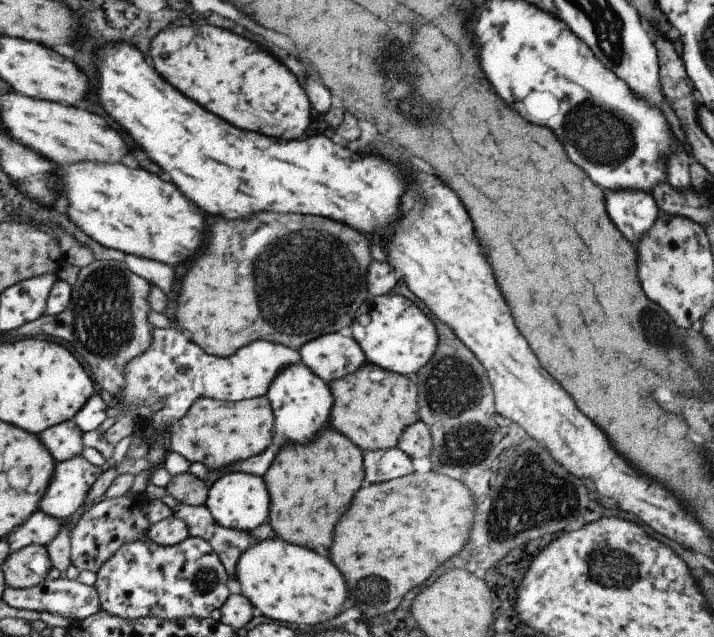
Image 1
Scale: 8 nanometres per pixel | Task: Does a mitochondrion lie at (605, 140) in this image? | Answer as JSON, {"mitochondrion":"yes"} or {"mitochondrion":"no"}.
{"mitochondrion":"yes"}

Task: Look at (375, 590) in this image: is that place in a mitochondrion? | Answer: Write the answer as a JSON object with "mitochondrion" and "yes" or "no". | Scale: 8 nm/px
{"mitochondrion":"yes"}

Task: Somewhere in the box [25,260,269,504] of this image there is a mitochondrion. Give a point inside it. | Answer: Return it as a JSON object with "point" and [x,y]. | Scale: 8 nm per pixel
{"point":[102,323]}

